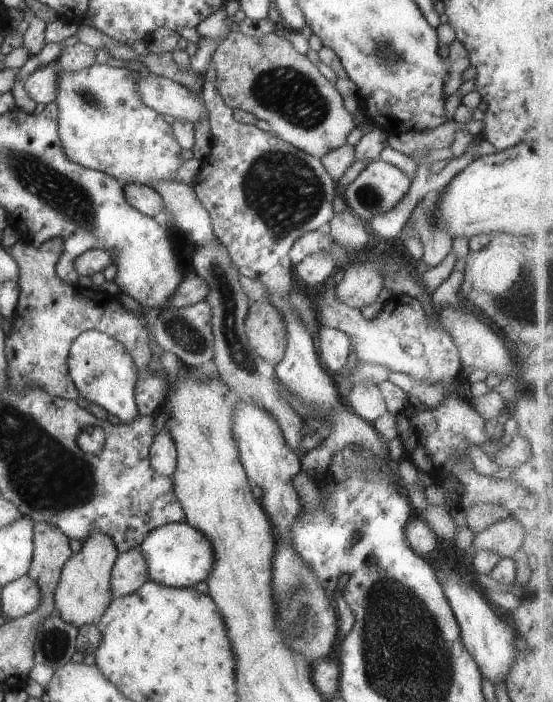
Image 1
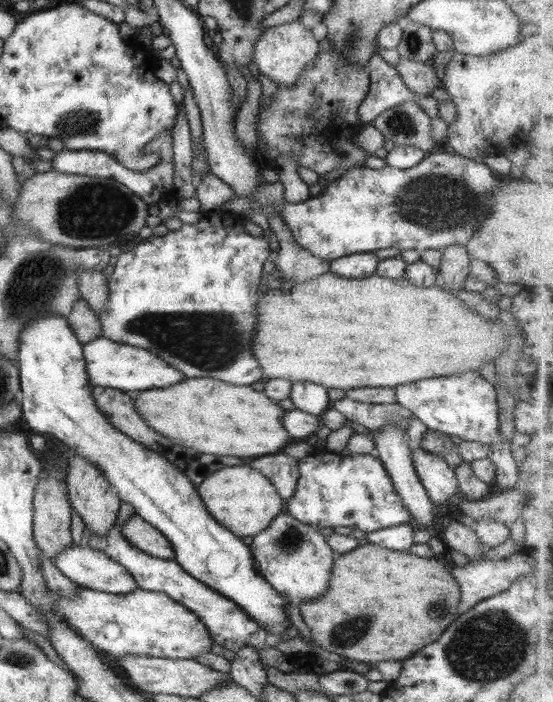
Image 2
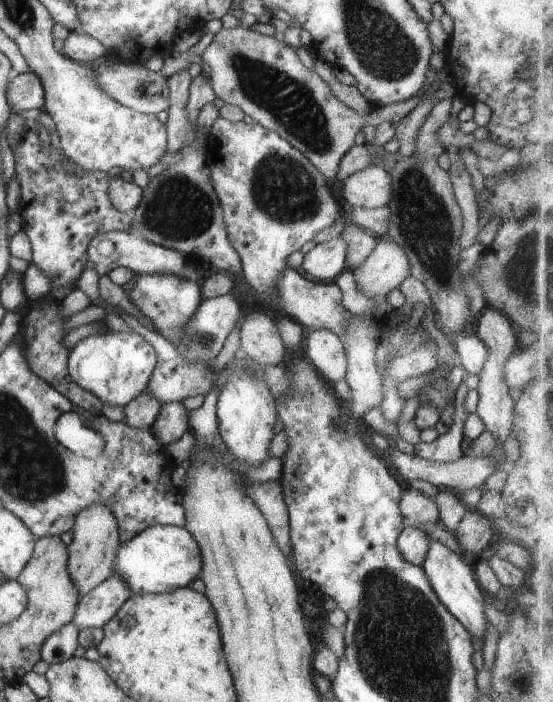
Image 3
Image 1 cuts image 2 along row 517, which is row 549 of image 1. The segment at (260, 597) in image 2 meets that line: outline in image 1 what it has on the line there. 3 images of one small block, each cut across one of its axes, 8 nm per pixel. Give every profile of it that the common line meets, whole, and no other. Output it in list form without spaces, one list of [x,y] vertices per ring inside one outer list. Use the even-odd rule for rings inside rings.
[[[171,523],[152,530],[140,551],[146,562],[147,581],[171,588],[191,588],[205,582],[213,568],[213,549],[204,534],[185,523]]]

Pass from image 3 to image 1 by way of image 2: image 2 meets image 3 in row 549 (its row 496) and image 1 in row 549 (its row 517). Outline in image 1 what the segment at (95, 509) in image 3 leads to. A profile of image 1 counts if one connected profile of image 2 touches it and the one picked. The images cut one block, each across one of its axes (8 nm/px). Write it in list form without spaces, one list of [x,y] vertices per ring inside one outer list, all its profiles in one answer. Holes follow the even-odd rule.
[[[94,531],[82,542],[82,550],[70,556],[66,565],[61,569],[61,576],[55,592],[56,615],[66,623],[72,624],[80,629],[85,625],[95,625],[104,615],[112,600],[110,593],[111,571],[116,563],[120,552],[116,549],[110,536],[102,531]]]

